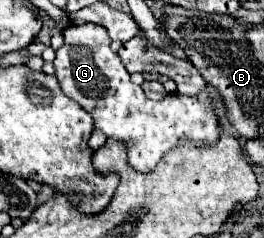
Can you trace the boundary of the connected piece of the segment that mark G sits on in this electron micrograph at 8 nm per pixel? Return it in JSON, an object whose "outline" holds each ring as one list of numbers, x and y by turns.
{"outline":[[70,24,64,30,64,46,56,50,54,68,64,94,94,118,94,130,126,144,128,164,138,172,154,170,166,150,176,148,180,142,214,146,220,138,220,122,206,90,200,90,198,96,174,92,162,100,150,100,130,80,118,54,110,50,108,32,98,24]]}

